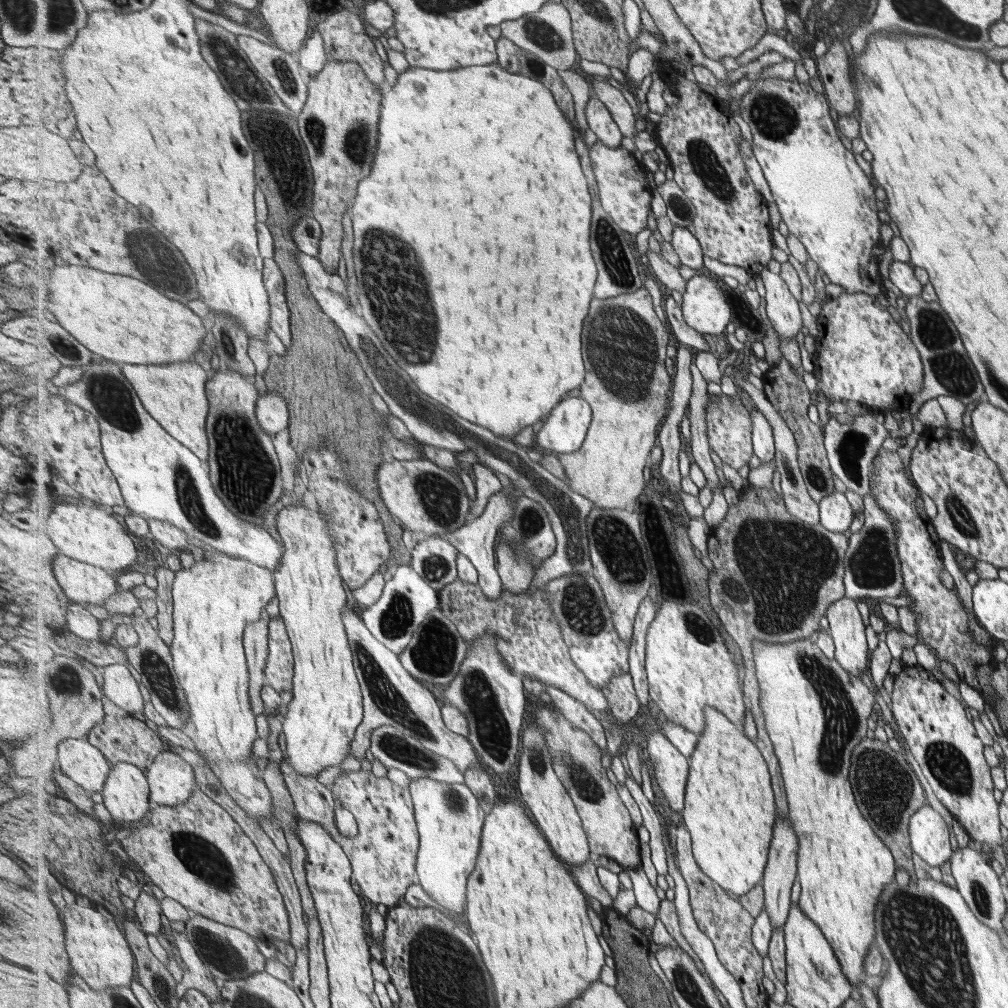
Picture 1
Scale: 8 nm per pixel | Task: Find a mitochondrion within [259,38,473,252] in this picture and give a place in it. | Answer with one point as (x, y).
(357, 141)

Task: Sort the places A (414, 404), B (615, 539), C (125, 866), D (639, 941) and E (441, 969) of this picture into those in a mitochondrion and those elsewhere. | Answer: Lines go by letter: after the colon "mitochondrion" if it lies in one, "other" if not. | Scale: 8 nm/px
A: mitochondrion
B: mitochondrion
C: other
D: other
E: mitochondrion

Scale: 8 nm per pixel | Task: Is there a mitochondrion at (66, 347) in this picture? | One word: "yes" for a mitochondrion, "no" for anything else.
yes

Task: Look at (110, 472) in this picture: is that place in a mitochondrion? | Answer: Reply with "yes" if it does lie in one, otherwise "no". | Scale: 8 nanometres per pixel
no

